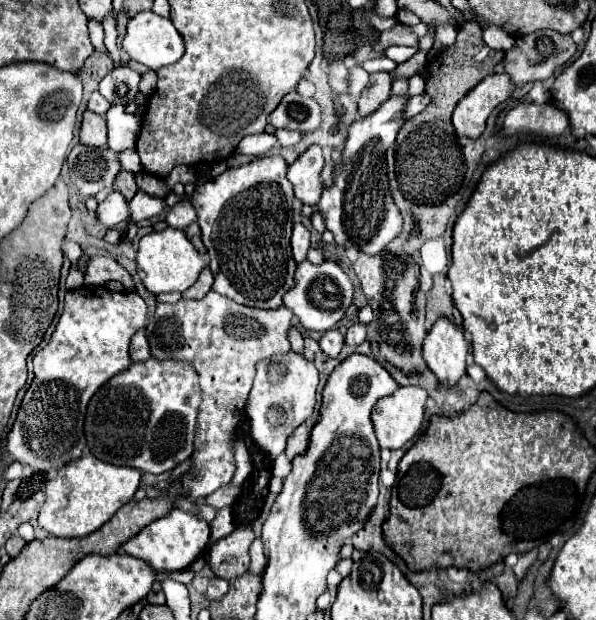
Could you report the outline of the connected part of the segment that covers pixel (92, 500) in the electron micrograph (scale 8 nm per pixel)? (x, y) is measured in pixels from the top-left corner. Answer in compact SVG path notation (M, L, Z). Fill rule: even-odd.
M82 456L70 464L66 464L64 468L58 470L56 478L52 478L46 484L46 502L38 514L38 524L48 530L54 536L60 538L80 538L86 534L96 532L102 524L106 524L120 506L124 506L126 502L132 500L134 492L140 486L140 476L142 472L138 472L136 468L126 468L126 466L114 466L114 464L106 464L102 460L98 460L96 456Z

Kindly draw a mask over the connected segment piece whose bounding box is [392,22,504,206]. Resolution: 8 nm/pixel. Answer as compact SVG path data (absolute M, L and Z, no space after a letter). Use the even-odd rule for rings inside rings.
M466 22L458 28L458 38L452 48L442 52L442 56L432 58L428 68L426 92L432 96L428 108L424 108L418 116L412 116L404 122L394 142L396 154L396 176L400 190L406 200L414 204L442 204L446 198L456 194L462 186L466 174L466 162L462 154L462 146L452 126L452 112L456 104L488 74L494 72L494 66L504 58L504 52L492 50L482 40L482 28L478 22Z

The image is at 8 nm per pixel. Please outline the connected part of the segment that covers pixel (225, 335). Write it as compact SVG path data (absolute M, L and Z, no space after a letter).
M210 290L202 300L178 300L176 304L158 302L154 318L146 326L150 352L158 360L190 360L200 376L202 408L198 416L198 432L194 440L190 476L184 478L192 498L204 498L234 476L236 464L232 454L232 438L242 418L246 396L252 388L256 362L272 354L290 350L288 328L292 324L290 310L262 310L236 304L234 300Z

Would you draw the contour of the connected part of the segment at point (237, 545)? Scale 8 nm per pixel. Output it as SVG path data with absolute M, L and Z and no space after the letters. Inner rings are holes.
M248 526L236 528L226 538L210 546L208 566L214 576L224 580L234 580L248 570L248 548L254 540L254 532Z

